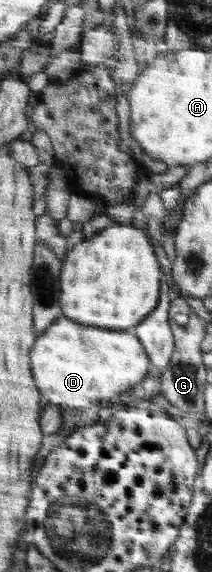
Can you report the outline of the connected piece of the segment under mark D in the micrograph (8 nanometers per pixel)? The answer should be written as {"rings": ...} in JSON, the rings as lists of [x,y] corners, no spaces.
{"rings":[[[66,317],[57,319],[54,321],[42,334],[39,336],[38,342],[35,343],[34,350],[32,352],[32,372],[36,372],[36,382],[38,382],[39,392],[43,393],[46,404],[57,406],[59,409],[61,406],[72,409],[82,409],[91,406],[101,405],[102,402],[108,401],[112,398],[126,397],[135,384],[140,383],[151,372],[151,360],[147,355],[147,351],[144,348],[142,341],[136,336],[136,333],[130,329],[124,331],[116,331],[115,329],[100,328],[90,325],[82,324],[78,321],[68,319]]]}

